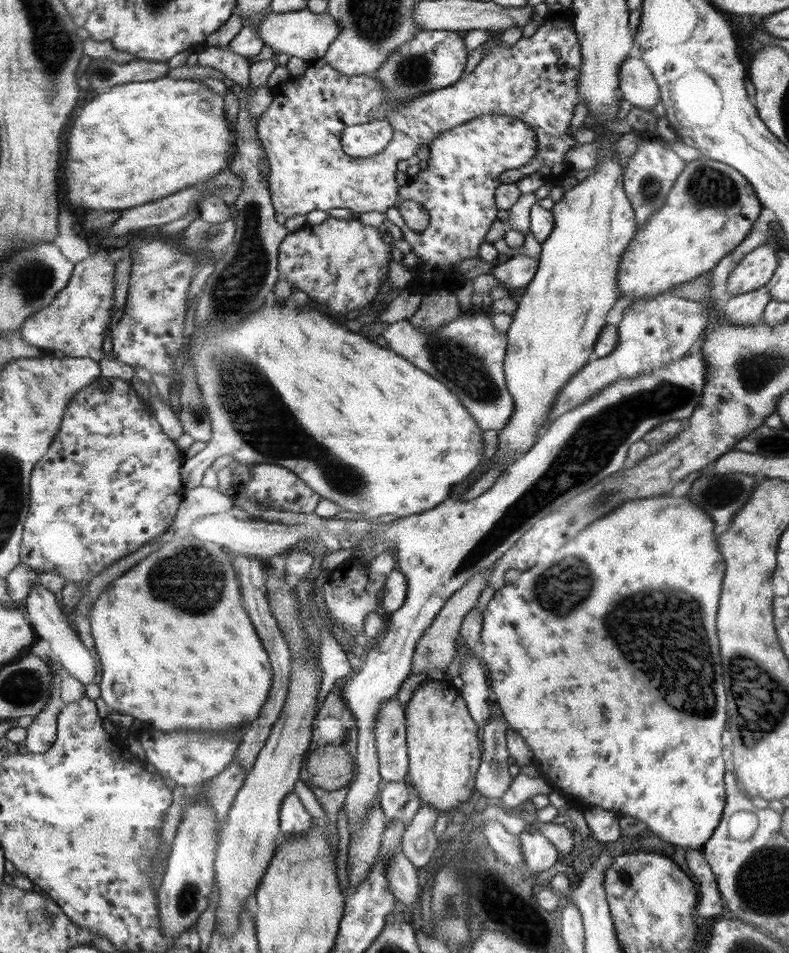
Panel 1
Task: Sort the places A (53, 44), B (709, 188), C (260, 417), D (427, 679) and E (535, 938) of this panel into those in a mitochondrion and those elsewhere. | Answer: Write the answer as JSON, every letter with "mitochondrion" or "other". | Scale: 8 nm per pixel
{"A":"mitochondrion","B":"mitochondrion","C":"mitochondrion","D":"other","E":"other"}

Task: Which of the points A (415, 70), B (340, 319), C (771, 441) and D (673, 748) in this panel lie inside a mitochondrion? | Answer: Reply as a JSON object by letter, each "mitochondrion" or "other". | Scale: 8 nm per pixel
{"A":"mitochondrion","B":"other","C":"mitochondrion","D":"other"}

